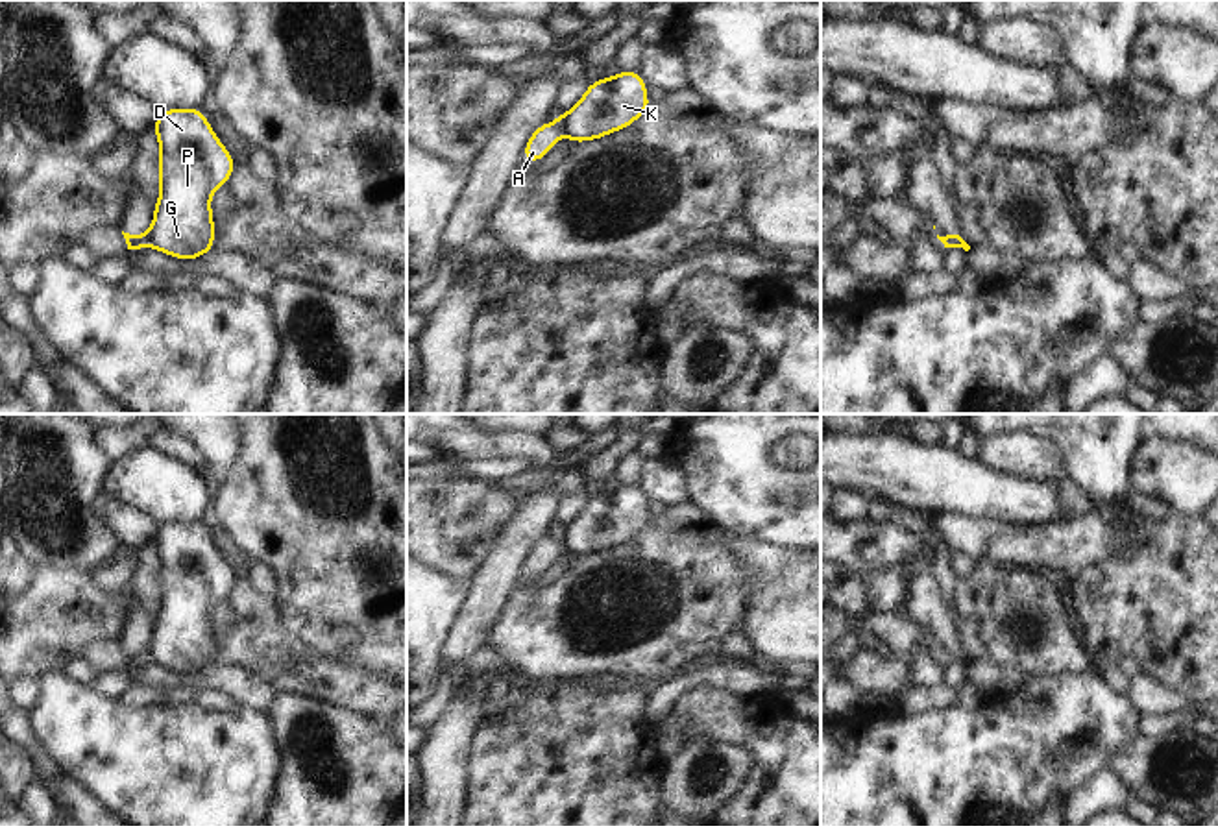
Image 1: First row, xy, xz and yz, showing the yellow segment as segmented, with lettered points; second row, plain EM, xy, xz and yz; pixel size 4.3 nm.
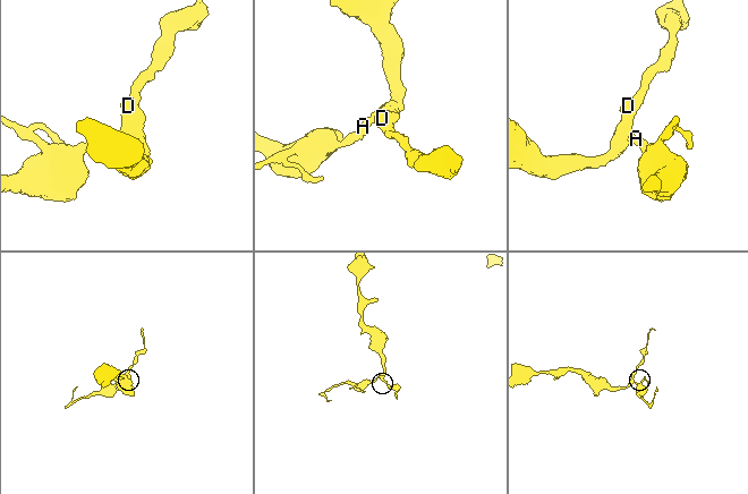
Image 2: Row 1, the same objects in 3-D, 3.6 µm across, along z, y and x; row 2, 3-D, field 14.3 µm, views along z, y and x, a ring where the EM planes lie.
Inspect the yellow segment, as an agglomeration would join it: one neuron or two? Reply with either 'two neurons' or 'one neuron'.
two neurons

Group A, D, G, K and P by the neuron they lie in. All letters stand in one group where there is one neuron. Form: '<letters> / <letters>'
A / D G K P

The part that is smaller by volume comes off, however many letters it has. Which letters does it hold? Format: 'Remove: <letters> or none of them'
Remove: A

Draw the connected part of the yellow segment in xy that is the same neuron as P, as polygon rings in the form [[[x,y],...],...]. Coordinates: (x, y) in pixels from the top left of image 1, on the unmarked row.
[[[201,521],[159,525],[153,547],[161,560],[161,606],[144,649],[146,660],[181,674],[200,673],[214,663],[211,610],[237,578]]]

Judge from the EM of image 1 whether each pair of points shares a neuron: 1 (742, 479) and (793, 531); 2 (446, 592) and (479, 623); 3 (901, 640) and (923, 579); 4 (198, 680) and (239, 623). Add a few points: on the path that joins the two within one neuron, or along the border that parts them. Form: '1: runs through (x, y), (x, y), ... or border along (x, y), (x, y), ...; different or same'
1: runs through (755, 492), (780, 518); same
2: border along (468, 581), (462, 607), (442, 645); different
3: border along (910, 619), (932, 640); different
4: border along (215, 662), (241, 666), (255, 677); different

